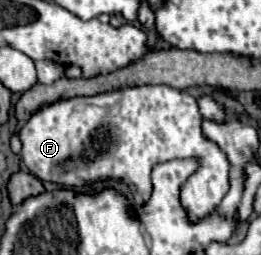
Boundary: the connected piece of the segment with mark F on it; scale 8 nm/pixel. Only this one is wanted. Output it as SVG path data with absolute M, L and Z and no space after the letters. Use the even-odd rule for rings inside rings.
M169 85L121 87L93 97L57 101L33 113L19 133L23 143L21 159L45 183L81 189L85 181L113 177L133 187L143 203L153 193L151 171L155 165L173 159L195 159L199 167L181 185L181 207L189 223L197 223L217 211L229 191L229 159L217 143L205 137L201 123L197 101L187 91ZM77 163L83 163L85 171L75 171Z

